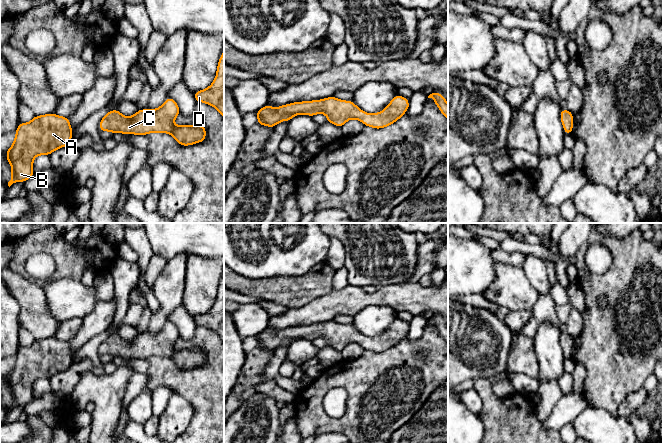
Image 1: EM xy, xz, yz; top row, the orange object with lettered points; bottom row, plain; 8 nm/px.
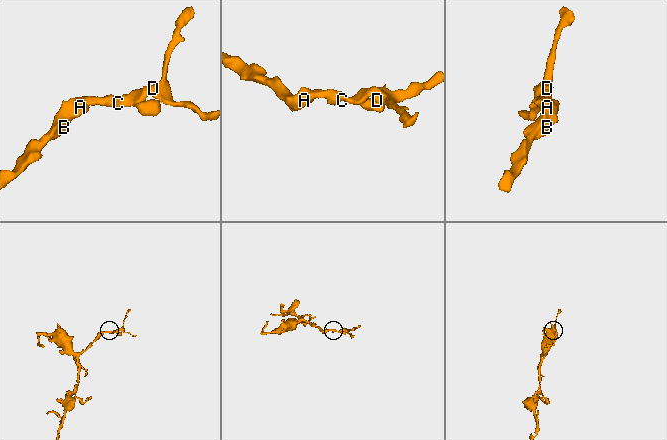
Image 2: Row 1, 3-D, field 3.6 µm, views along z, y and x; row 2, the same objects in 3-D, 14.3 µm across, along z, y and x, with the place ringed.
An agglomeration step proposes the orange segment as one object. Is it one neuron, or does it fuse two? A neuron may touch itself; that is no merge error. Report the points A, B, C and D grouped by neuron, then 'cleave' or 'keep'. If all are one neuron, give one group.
groups A B C D; keep

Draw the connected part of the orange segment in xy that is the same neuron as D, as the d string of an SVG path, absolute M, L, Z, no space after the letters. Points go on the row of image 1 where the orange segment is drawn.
M224 50L218 61L216 77L206 89L194 92L196 102L203 102L216 108L224 119Z

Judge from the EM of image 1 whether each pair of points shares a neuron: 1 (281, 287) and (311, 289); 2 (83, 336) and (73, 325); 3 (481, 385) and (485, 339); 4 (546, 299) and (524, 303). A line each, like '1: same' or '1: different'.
1: same
2: different
3: different
4: different

